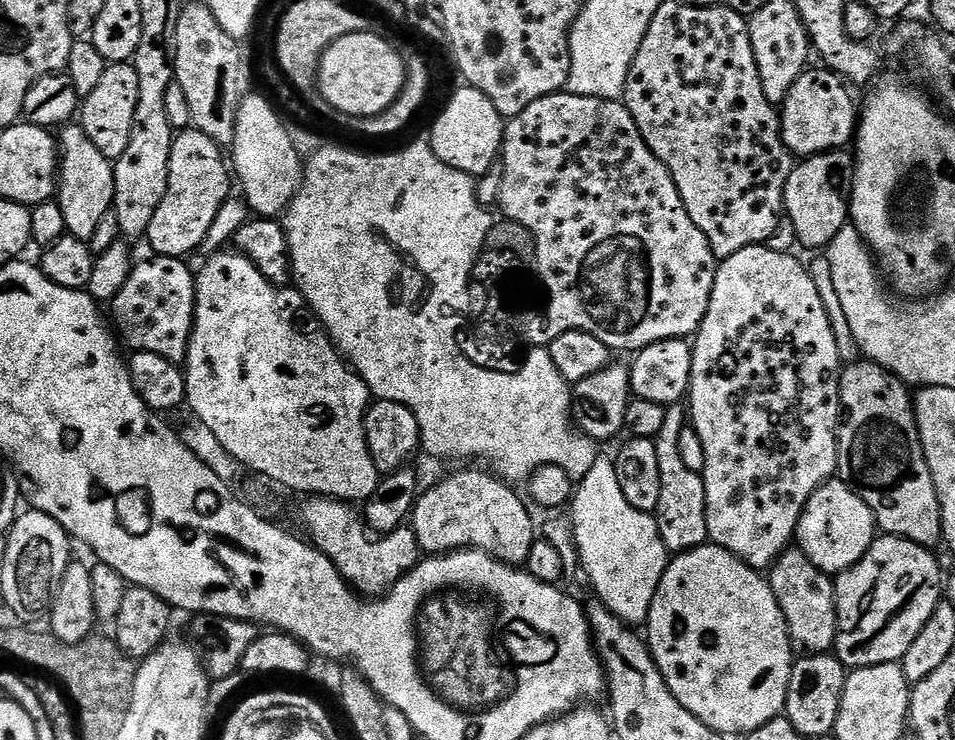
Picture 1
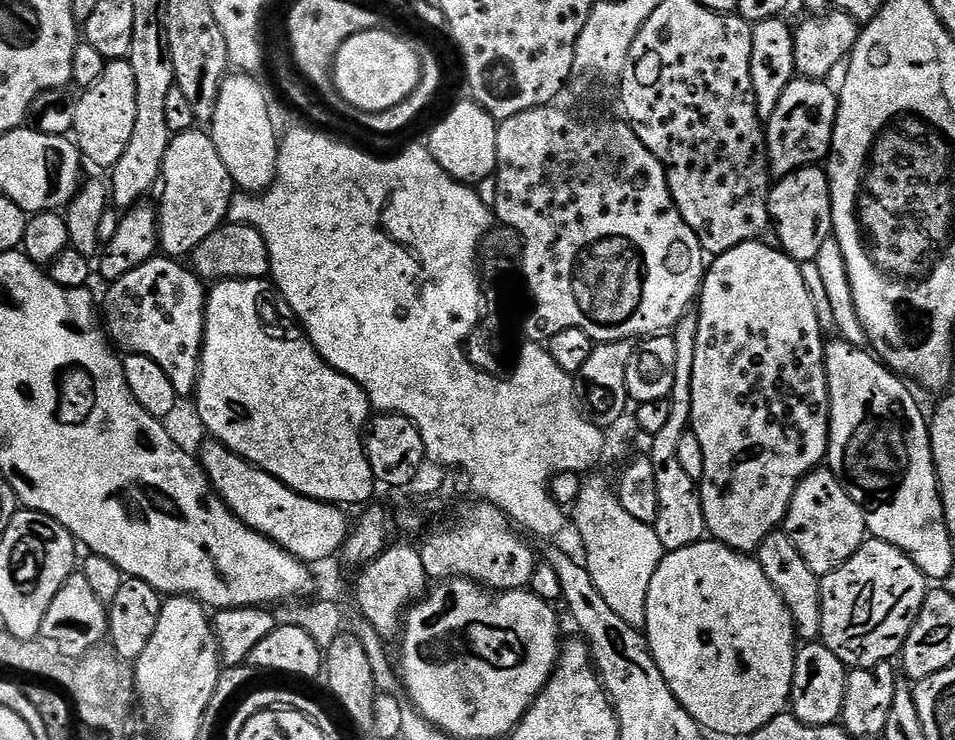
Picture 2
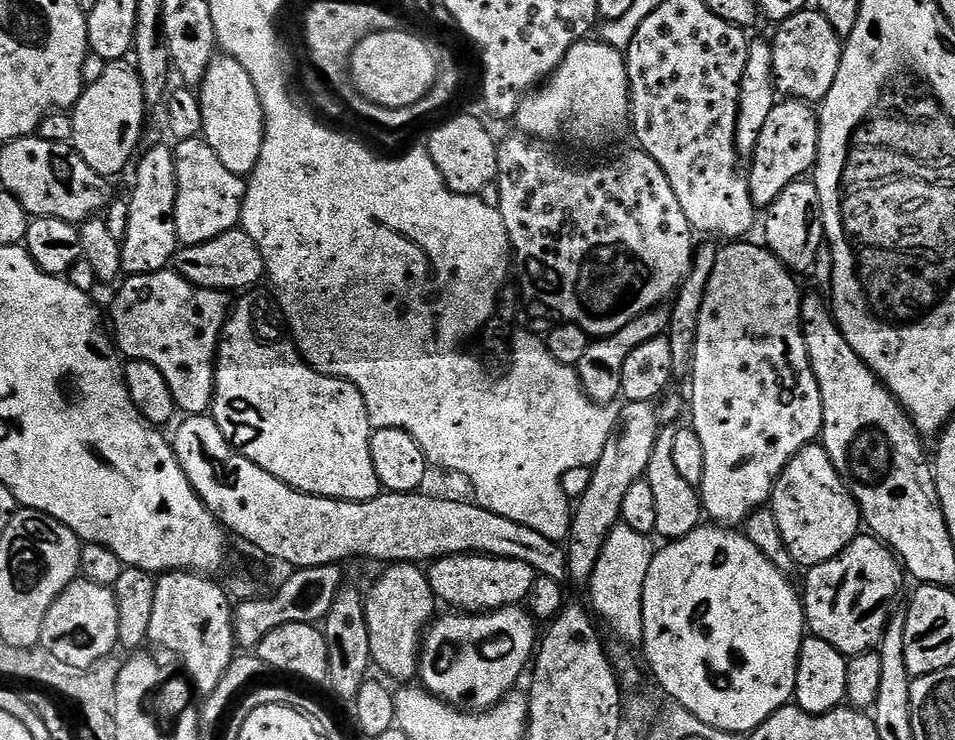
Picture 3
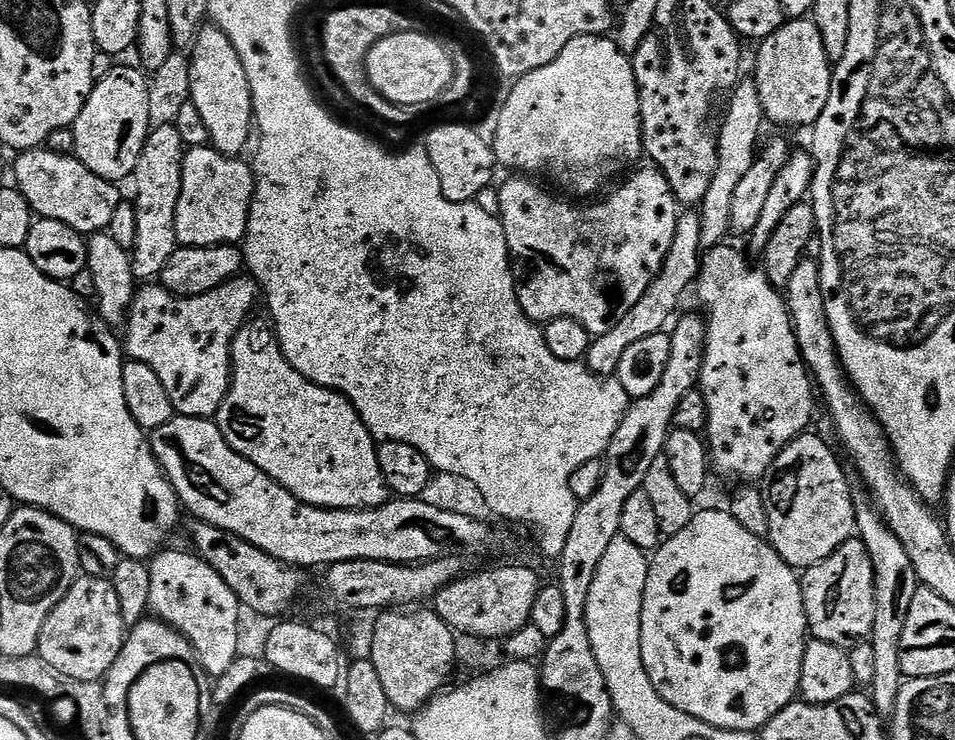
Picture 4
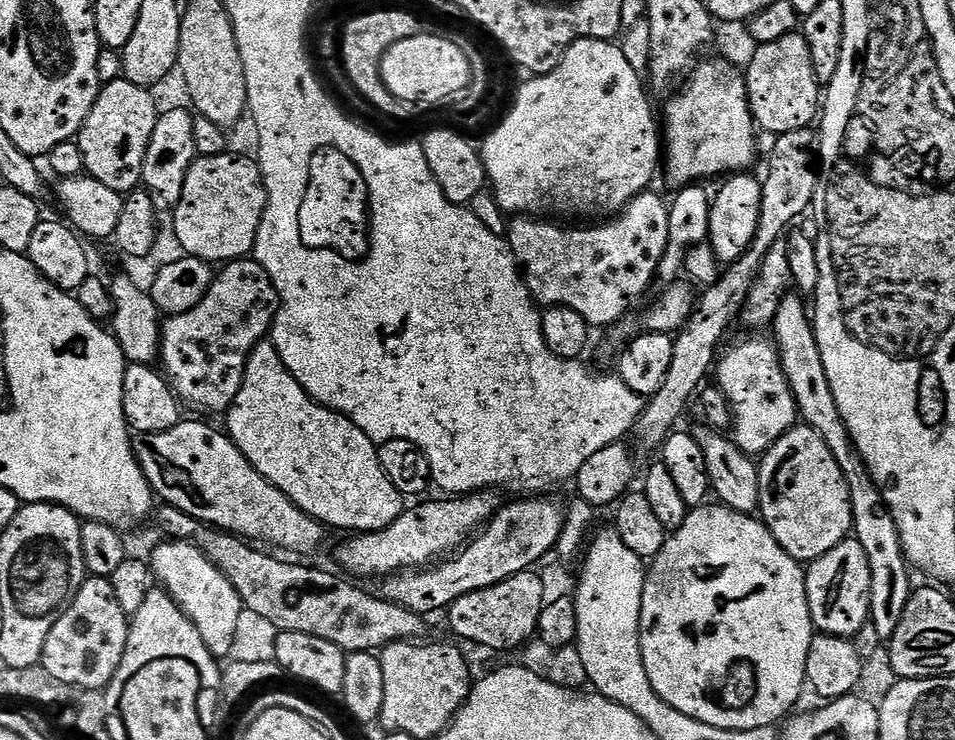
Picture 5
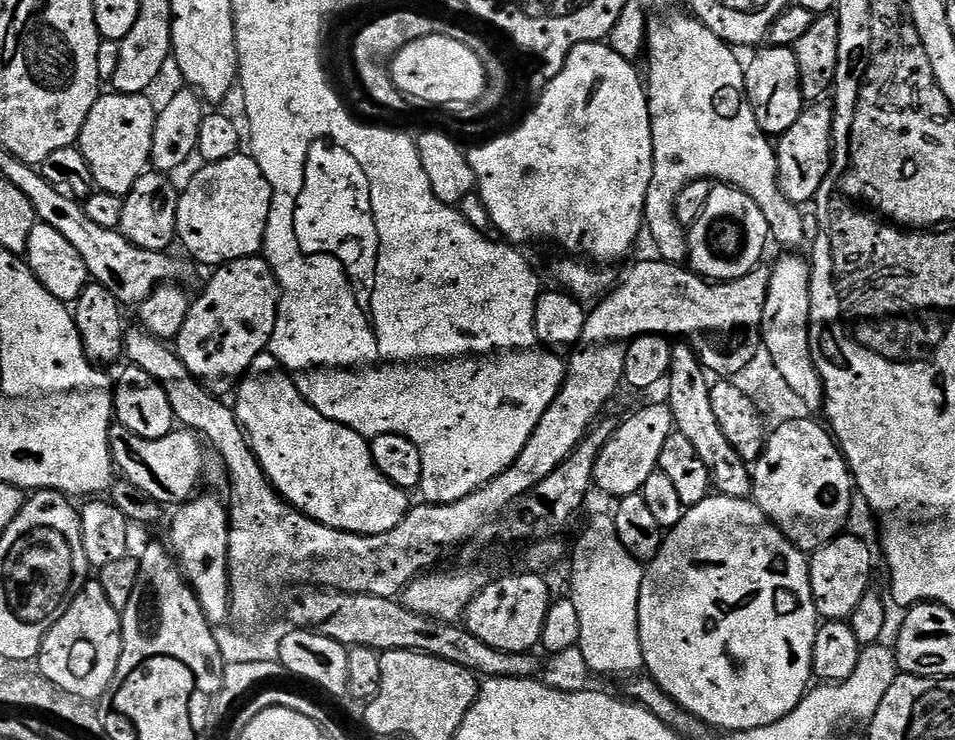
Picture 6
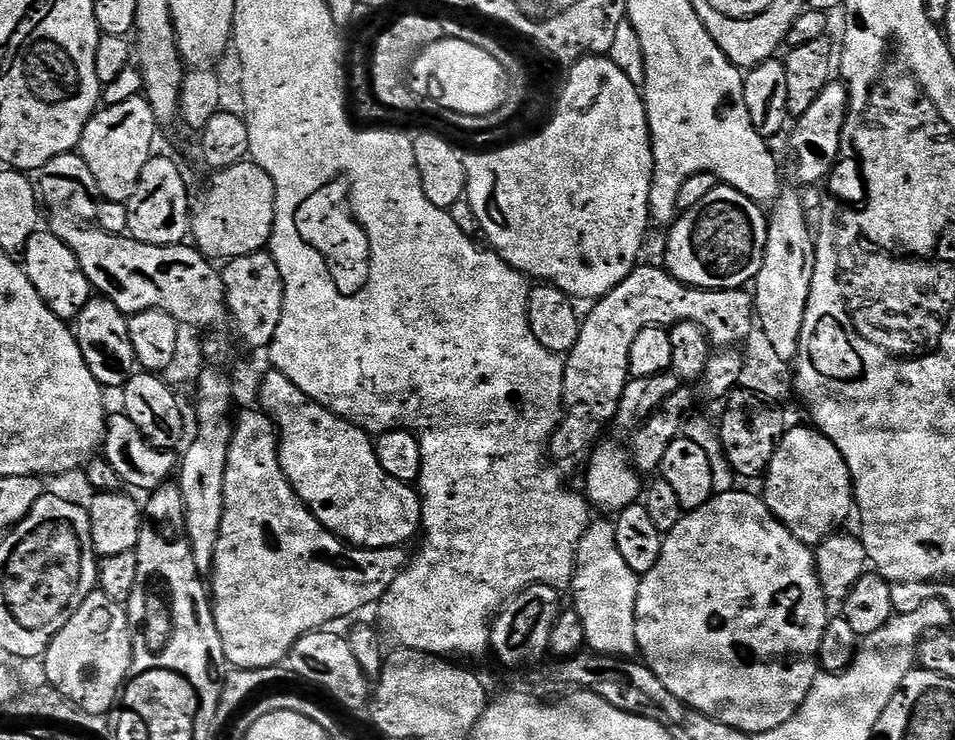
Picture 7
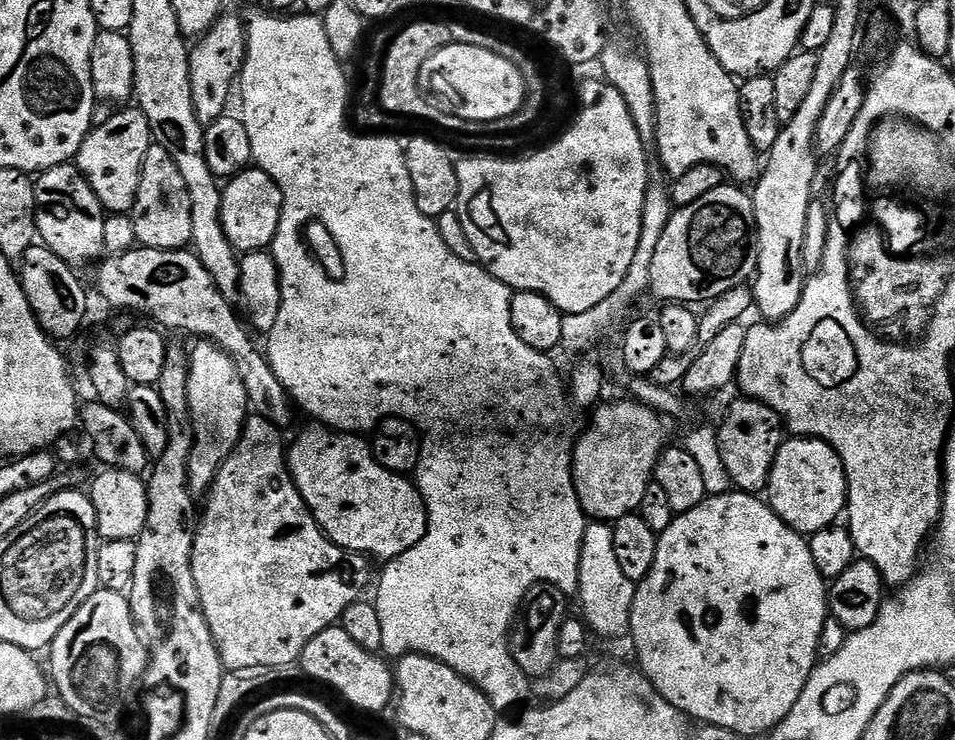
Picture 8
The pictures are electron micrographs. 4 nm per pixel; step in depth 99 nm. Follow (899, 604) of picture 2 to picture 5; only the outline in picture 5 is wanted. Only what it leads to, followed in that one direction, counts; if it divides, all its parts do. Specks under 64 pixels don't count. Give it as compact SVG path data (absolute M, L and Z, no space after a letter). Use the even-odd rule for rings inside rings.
M846 538L834 546L834 550L826 550L822 558L811 561L807 565L804 581L806 582L806 598L810 606L810 618L813 629L825 636L846 636L855 638L858 630L870 620L870 562L866 562L866 550L854 538Z

